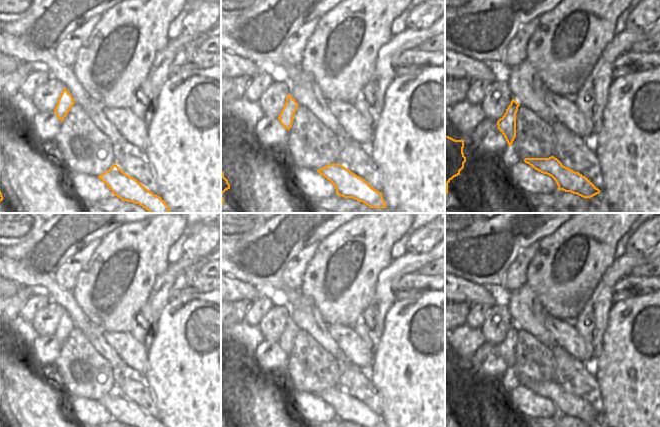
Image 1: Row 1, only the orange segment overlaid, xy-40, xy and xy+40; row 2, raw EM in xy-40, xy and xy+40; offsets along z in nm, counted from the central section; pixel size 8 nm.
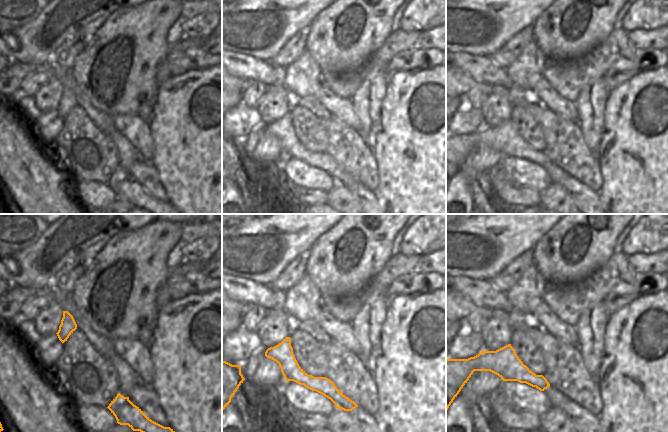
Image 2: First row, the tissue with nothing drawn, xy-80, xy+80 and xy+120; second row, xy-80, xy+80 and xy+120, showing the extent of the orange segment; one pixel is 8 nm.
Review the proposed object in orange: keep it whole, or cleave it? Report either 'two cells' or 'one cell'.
one cell

